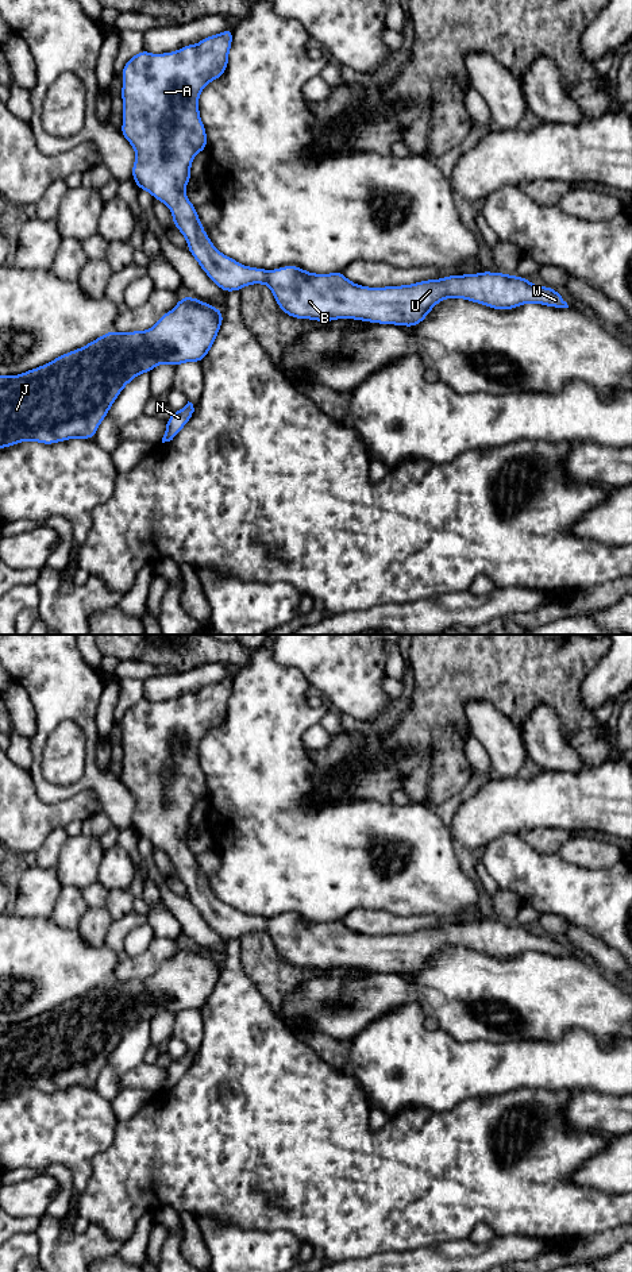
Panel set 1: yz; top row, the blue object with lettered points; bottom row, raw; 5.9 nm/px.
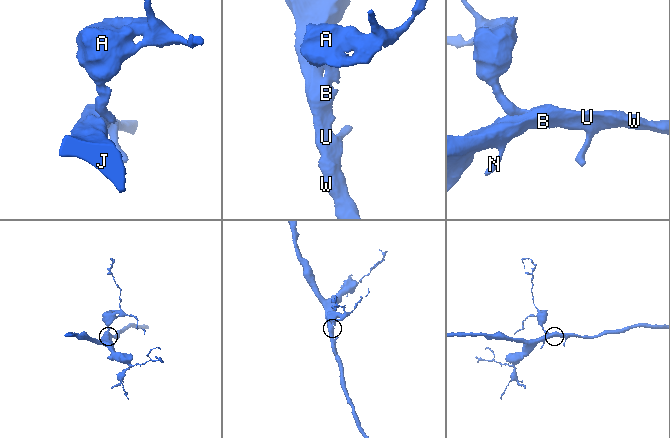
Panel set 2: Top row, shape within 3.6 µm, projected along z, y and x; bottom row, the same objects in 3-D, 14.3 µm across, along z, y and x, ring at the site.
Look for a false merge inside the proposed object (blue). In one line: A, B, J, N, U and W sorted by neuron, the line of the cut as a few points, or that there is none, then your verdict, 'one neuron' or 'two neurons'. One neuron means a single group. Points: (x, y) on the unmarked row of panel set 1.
groups A B J N U W; cut none; one neuron

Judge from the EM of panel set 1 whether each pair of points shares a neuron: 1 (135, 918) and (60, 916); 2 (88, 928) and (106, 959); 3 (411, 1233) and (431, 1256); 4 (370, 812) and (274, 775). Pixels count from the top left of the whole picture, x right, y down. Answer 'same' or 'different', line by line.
1: different
2: different
3: different
4: same

